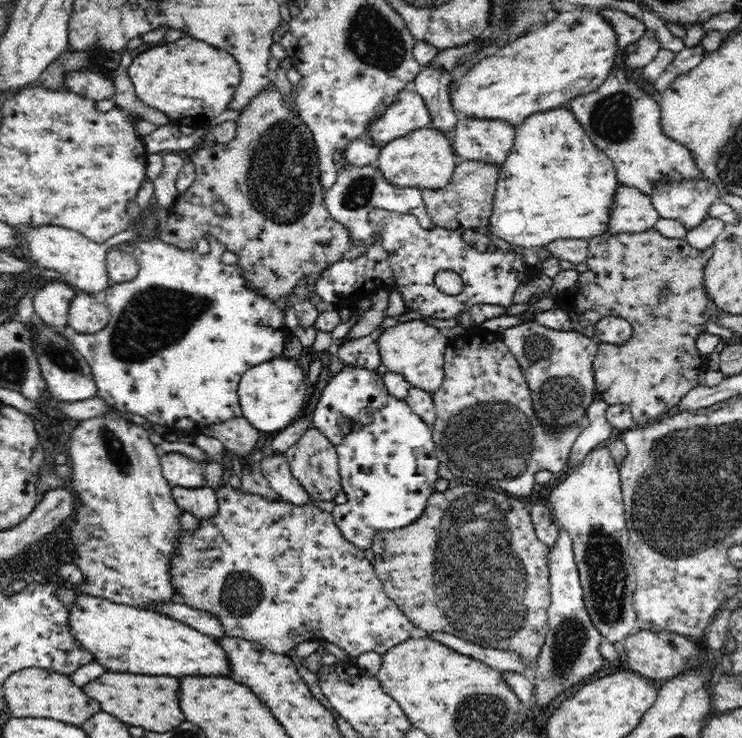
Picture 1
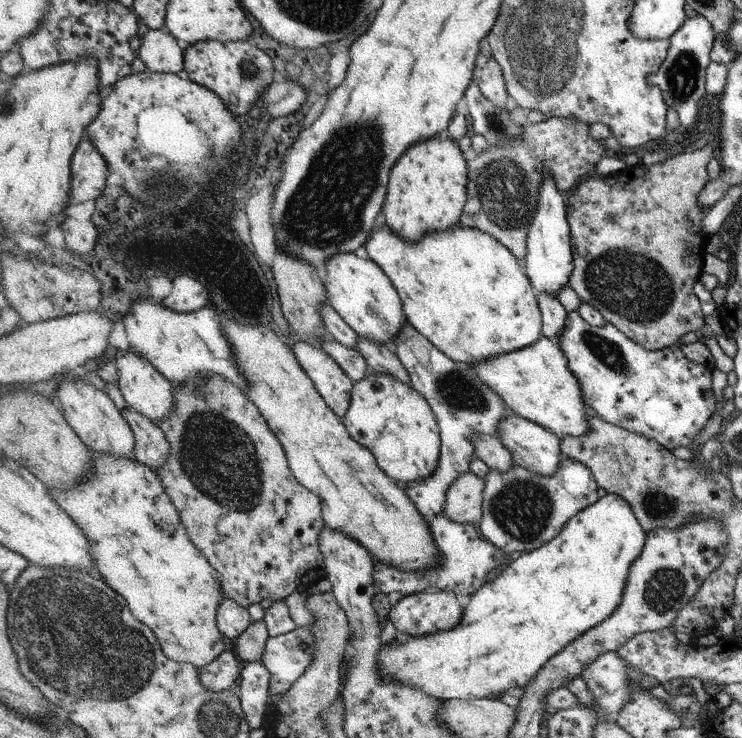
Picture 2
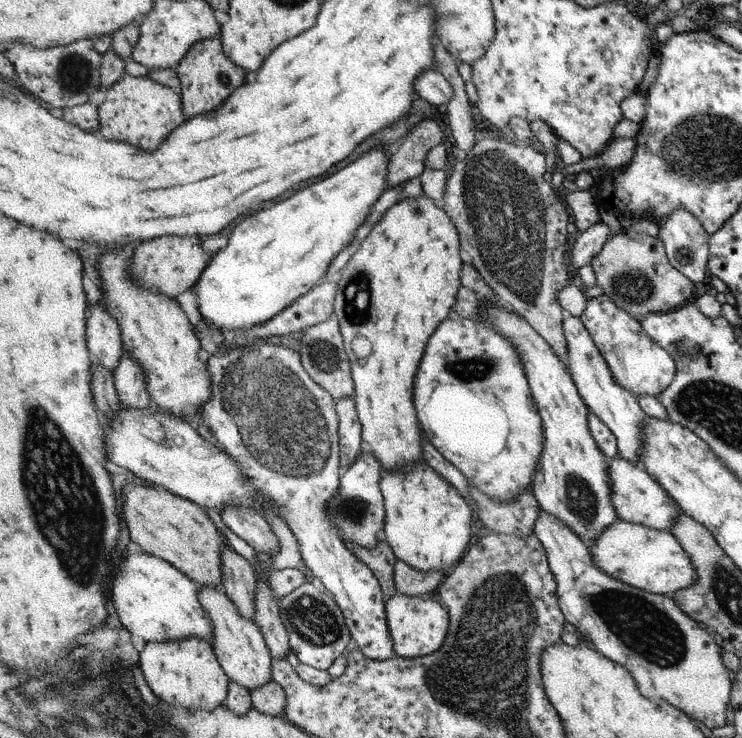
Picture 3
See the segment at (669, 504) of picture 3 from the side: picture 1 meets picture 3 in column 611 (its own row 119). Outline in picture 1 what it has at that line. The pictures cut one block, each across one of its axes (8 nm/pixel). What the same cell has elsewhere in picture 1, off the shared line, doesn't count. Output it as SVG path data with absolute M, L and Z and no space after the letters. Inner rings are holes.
M464 118L458 120L452 138L459 160L479 160L502 167L512 148L516 131L503 120Z

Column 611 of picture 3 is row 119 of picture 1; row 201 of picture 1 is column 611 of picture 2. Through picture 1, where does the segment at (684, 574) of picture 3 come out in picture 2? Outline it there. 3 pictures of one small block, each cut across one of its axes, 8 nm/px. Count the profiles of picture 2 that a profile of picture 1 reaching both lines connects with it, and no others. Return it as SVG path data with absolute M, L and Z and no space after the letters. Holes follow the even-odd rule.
M607 493L600 500L597 500L572 518L554 540L535 551L522 554L500 572L494 580L486 582L471 595L469 603L466 605L467 610L464 611L462 620L464 624L459 624L452 630L440 631L432 635L409 636L405 643L397 639L386 641L379 653L380 676L383 676L384 680L400 682L400 684L411 685L412 688L424 690L426 694L430 694L434 698L442 698L442 700L452 700L452 698L460 698L460 700L499 699L503 694L515 693L516 690L526 687L537 676L538 670L546 666L547 662L558 655L563 648L578 639L584 632L590 631L592 627L602 623L620 606L623 600L623 592L626 590L627 579L630 578L631 567L634 566L634 562L642 554L643 547L646 546L646 538L647 532L640 524L638 517L635 515L635 510L628 504L628 501L617 494Z

